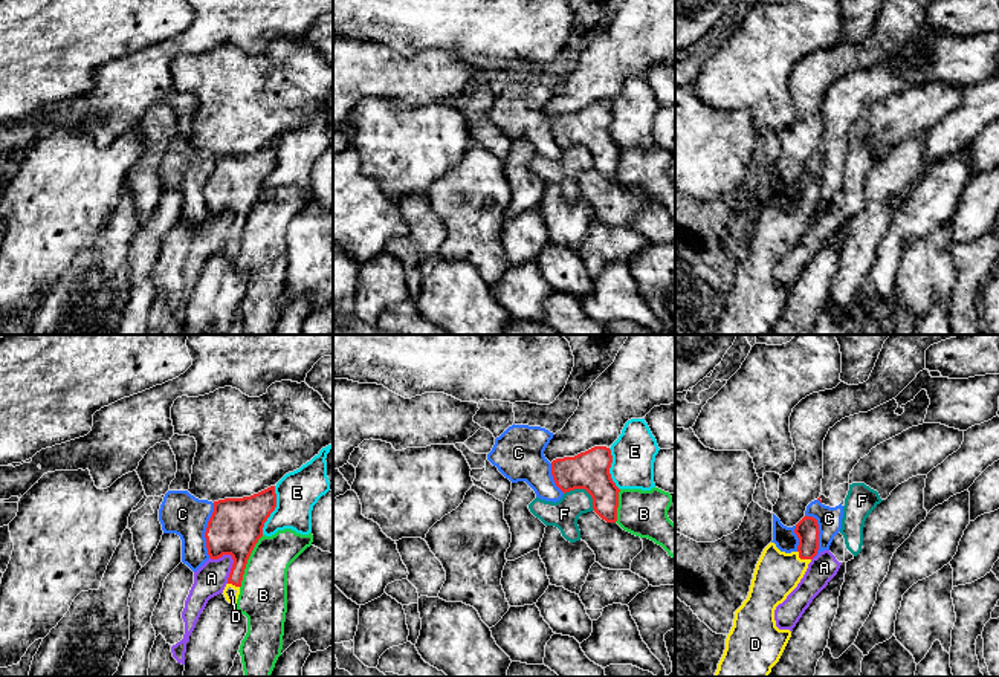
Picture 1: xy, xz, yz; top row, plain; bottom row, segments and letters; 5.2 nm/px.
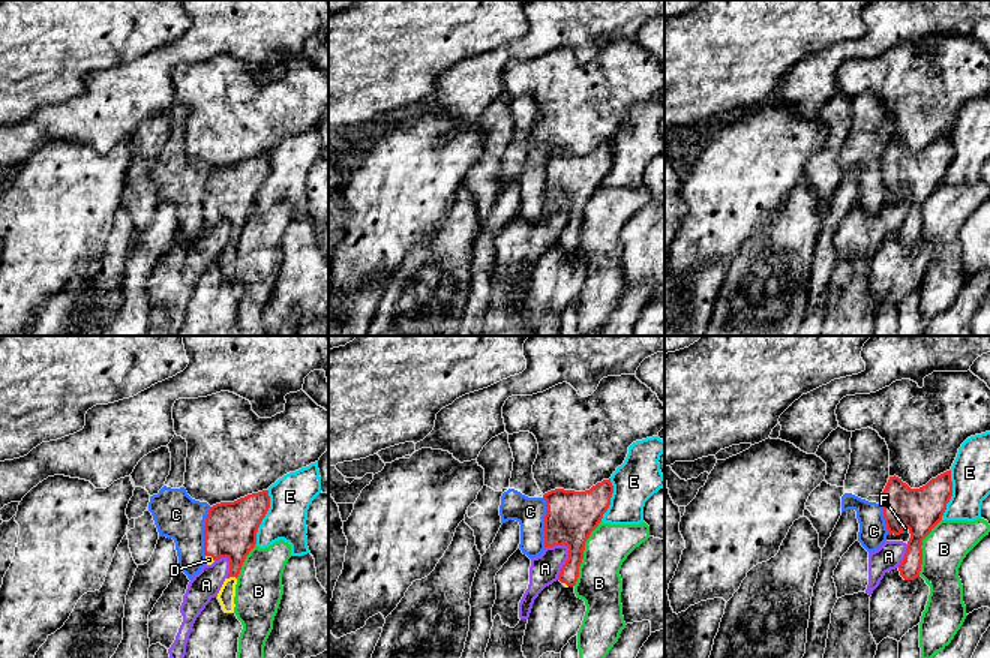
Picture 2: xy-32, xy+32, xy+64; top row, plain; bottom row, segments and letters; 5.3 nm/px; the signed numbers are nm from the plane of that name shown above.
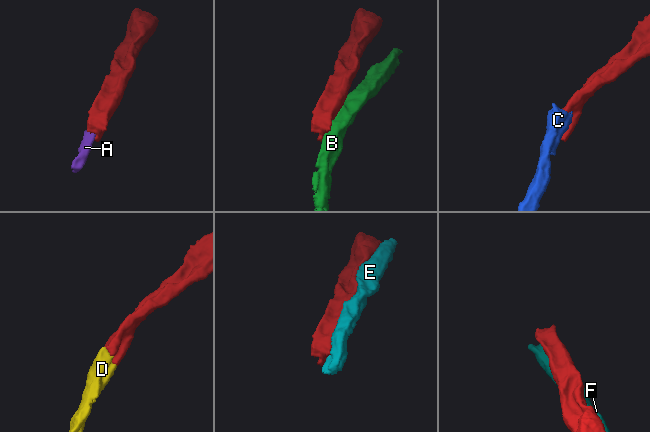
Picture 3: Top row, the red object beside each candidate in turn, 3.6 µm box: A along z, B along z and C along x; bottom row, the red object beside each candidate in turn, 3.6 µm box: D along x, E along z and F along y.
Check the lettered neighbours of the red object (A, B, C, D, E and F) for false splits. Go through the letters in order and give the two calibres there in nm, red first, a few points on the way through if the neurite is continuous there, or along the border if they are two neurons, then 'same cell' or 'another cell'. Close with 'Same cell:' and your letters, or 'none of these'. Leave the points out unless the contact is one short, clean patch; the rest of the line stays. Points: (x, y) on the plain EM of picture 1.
A: calibres 280 and 170 nm; border xy (210, 214), (220, 216), (229, 213), (232, 216), (228, 240); another cell
B: calibres 280 and 260 nm; another cell
C: calibres 280 and 220 nm; border xy (214, 161), (214, 168), (205, 190), (208, 214); another cell
D: calibres 120 and 240 nm; way yz (807, 187), (807, 208), (802, 216), (776, 233); same cell
E: calibres 280 and 220 nm; another cell
F: calibres 200 and 160 nm; another cell
Same cell: D

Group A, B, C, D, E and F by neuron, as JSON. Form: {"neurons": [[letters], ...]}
{"neurons": [["A", "F"], ["B"], ["C"], ["D"], ["E"]]}

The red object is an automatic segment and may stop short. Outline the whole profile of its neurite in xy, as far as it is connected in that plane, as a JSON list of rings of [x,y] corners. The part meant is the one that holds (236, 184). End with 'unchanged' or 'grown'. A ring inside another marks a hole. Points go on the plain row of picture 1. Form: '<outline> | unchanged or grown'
[[[275,144],[251,154],[214,159],[214,170],[205,189],[206,206],[211,217],[223,212],[231,212],[234,217],[223,248],[226,258],[232,263],[237,261],[247,217],[275,165]]] | grown

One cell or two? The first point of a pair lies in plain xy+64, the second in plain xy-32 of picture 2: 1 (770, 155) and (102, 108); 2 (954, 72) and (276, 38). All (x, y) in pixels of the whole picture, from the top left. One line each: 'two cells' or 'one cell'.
1: two cells
2: two cells

